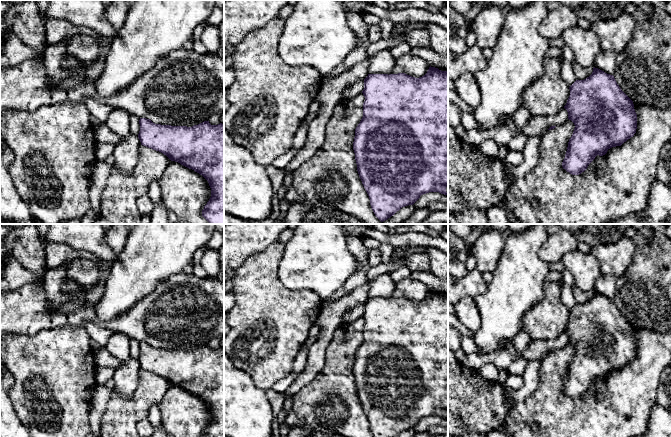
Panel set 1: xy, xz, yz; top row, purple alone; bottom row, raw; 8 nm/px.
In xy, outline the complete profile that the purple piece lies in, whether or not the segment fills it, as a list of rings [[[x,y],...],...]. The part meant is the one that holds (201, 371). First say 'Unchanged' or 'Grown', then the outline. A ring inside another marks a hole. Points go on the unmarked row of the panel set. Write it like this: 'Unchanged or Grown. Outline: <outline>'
Unchanged. Outline: [[[140,342],[138,362],[141,369],[159,375],[171,385],[194,394],[209,407],[211,421],[202,437],[224,437],[224,348],[211,349],[204,345],[192,351],[155,348]]]

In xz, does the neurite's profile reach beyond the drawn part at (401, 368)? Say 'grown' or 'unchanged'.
unchanged

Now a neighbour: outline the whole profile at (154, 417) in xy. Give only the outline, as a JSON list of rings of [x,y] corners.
[[[159,402],[155,403],[151,406],[149,410],[148,420],[150,421],[151,425],[154,427],[155,430],[164,430],[161,423],[161,412],[159,409]]]

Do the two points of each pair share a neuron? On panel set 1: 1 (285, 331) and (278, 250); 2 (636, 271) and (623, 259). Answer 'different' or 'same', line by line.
1: same
2: different

